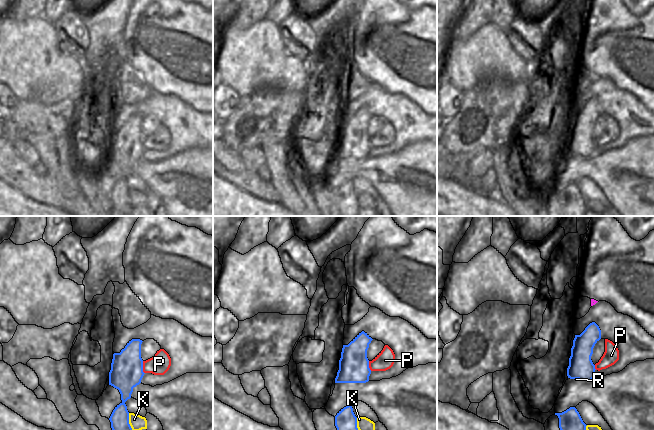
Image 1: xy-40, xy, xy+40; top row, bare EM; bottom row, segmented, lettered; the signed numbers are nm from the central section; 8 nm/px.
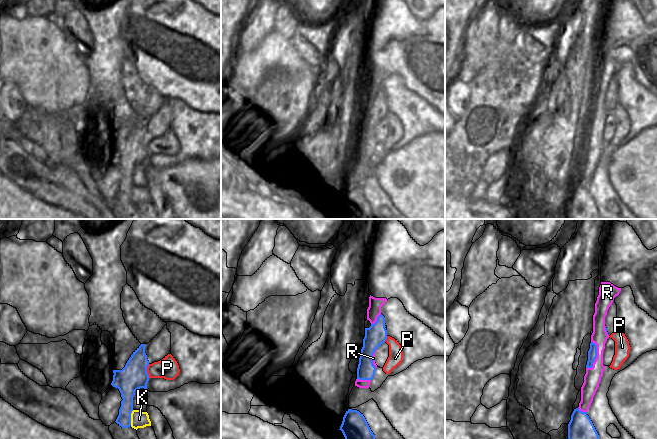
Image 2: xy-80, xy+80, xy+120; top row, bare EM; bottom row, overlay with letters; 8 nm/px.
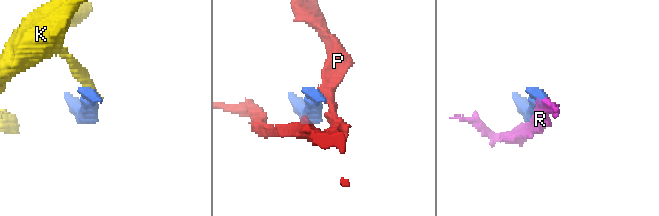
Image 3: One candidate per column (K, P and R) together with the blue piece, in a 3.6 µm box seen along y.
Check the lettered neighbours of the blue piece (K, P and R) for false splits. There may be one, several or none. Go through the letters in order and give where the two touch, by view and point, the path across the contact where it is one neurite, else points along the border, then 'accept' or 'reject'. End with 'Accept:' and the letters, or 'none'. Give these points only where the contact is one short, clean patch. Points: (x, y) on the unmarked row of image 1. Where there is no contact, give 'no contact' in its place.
K: contact xy-40 (128, 198); border xy-40 (128, 189), (128, 199), (133, 206); reject
P: contact xy-40 (142, 143); reject
R: contact xy+40 (577, 154); reject
Accept: none

